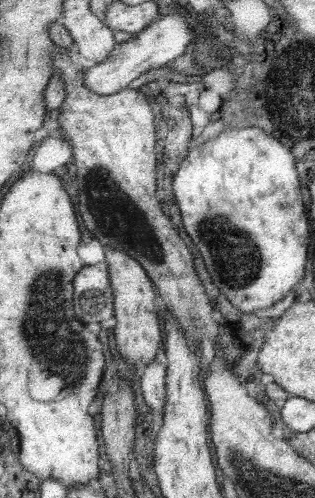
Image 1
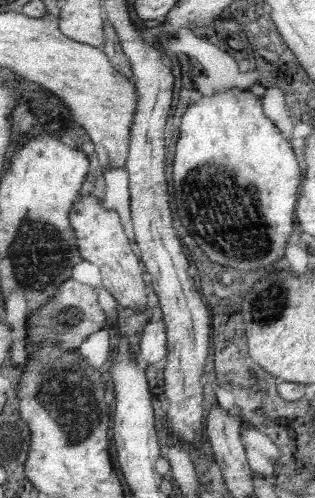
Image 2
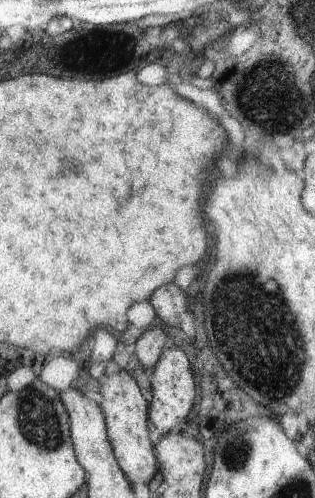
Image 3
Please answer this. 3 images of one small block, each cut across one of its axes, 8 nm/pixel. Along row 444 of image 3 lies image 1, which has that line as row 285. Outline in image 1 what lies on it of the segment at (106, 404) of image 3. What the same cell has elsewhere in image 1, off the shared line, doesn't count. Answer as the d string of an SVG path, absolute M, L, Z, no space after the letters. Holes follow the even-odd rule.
M107 246L107 262L111 266L111 282L115 290L115 340L117 350L123 360L129 364L151 364L157 358L157 352L163 342L163 330L161 330L161 318L157 314L155 304L155 290L153 290L153 278L145 270L145 266L129 256L123 250Z

